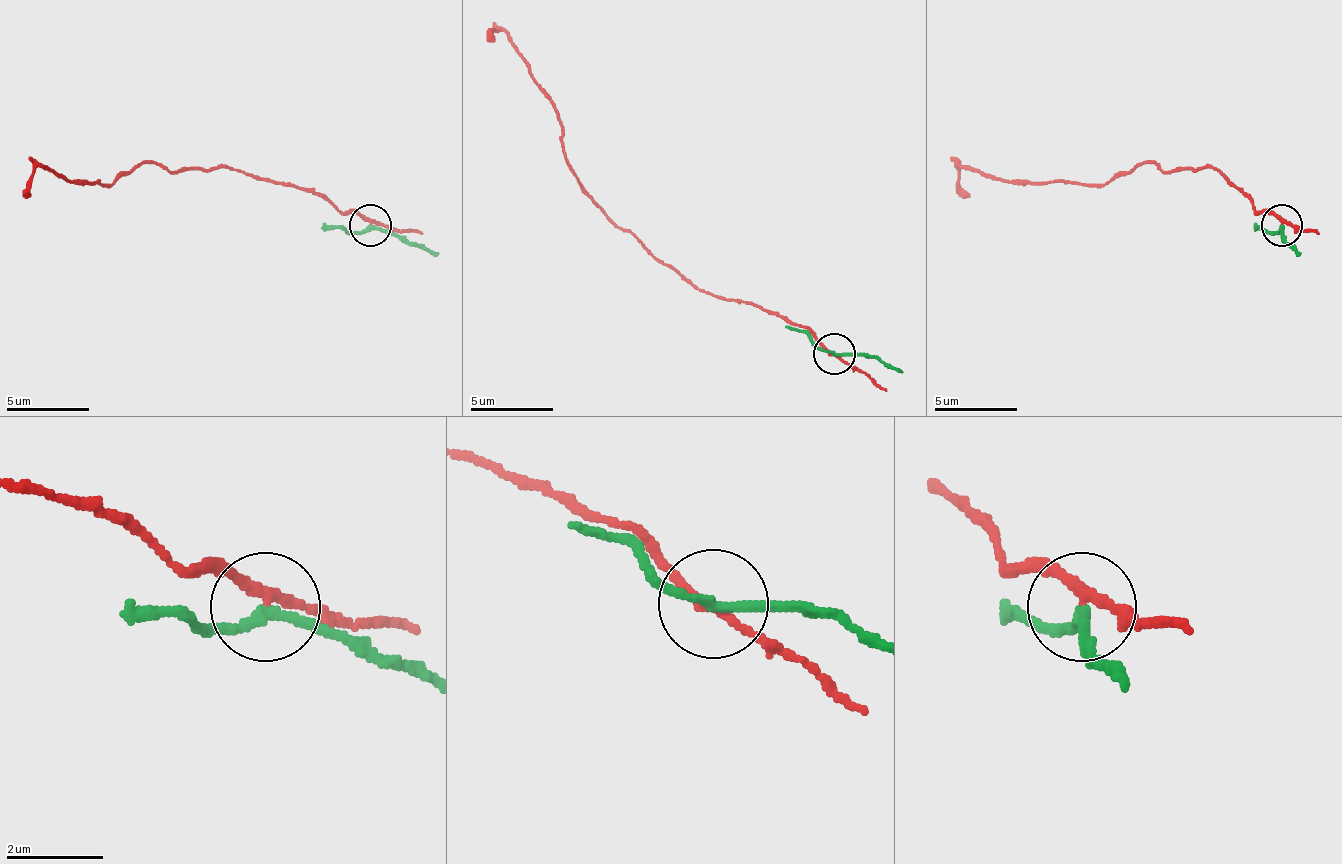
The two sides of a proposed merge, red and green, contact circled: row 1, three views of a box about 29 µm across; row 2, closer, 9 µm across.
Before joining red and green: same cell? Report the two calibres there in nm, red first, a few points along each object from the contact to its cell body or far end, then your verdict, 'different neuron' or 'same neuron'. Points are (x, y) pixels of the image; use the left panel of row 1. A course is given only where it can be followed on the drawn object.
calibres 190 and 190 nm; course red (369, 224), (319, 195), (224, 166), (166, 170), (154, 162), (108, 183), (71, 183), (38, 166), (26, 199); course green (369, 224), (406, 237), (439, 253); different neuron

